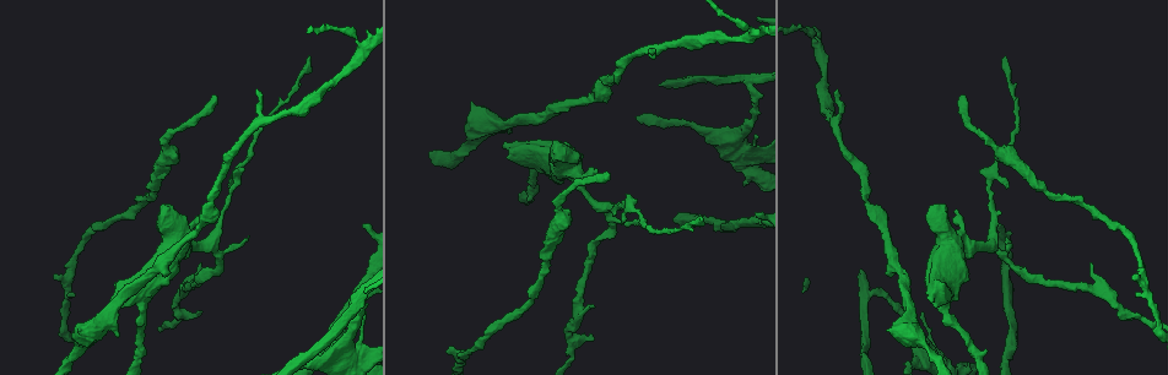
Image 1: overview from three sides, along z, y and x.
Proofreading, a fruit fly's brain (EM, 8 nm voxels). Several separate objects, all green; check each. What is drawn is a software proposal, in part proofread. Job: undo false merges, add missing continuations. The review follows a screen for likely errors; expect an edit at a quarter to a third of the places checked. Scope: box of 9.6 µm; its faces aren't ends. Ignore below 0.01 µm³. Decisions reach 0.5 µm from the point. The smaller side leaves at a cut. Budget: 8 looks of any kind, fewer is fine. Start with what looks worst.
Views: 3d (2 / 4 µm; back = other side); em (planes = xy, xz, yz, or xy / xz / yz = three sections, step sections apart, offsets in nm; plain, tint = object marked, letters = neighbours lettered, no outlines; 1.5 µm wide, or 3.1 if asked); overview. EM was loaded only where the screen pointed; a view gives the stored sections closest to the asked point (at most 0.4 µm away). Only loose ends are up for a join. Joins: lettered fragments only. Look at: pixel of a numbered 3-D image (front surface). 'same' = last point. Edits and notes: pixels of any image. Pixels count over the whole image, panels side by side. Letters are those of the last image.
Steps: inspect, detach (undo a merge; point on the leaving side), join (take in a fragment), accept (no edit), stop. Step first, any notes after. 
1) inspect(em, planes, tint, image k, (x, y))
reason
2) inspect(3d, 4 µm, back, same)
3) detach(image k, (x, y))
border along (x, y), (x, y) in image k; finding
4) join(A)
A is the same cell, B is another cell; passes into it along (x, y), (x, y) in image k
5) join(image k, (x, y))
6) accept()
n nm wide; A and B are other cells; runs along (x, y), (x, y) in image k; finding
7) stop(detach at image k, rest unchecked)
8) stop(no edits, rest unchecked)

inspect(em, planes, letters, image 1, (593, 339))
branch stops here

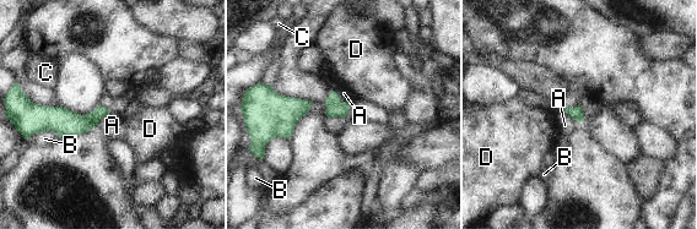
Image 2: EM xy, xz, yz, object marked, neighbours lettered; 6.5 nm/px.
accept()
A, B, C and D are other cells; runs along (106, 110), (88, 121), (36, 121) in image 2; no lettered fragment goes on from it

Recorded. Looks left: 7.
inspect(3d, 2 µm, image 1, (357, 291))
abrupt turn

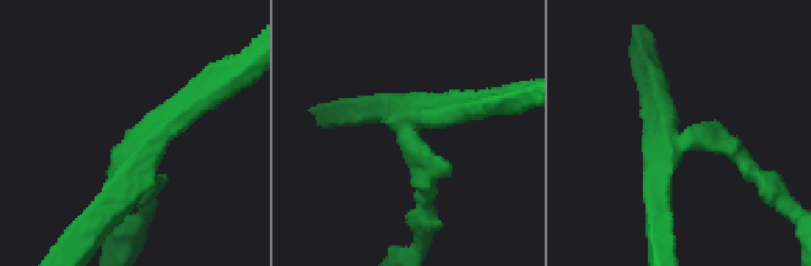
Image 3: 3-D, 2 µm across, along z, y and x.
inspect(em, planes, plain, image 3, (714, 140))
3 arms; arms of 180, 190, 260 nm; now the EM

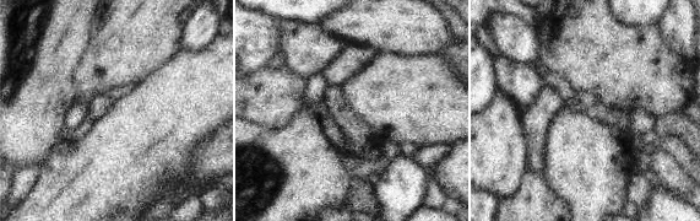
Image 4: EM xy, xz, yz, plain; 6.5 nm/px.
inspect(em, planes, letters, same)

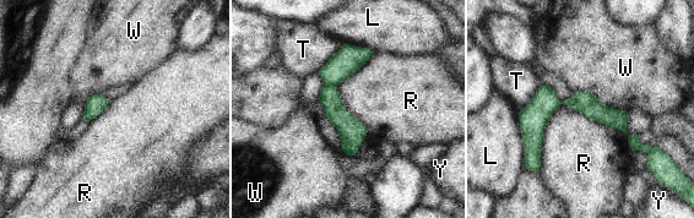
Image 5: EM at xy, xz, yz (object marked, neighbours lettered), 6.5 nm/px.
detach(image 5, (348, 59))
140 nm wide; L, R, T, W and Y are other cells; border along (336, 85), (325, 86) in image 5; two cells meet here

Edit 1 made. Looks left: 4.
inspect(3d, 2 µm, image 1, (652, 51))
thin end

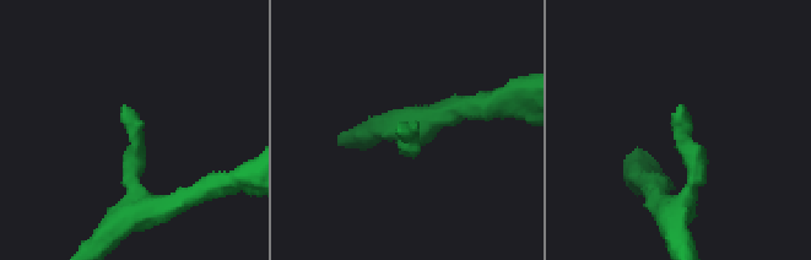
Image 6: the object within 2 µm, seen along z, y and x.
inspect(em, xy, step 4, letters, image 6, (400, 136))

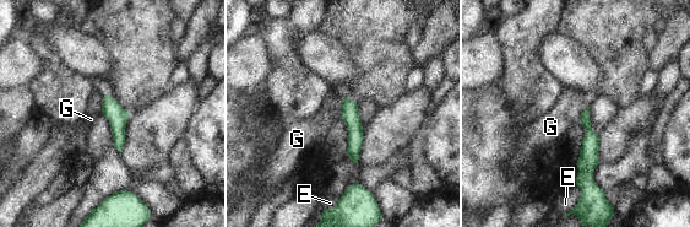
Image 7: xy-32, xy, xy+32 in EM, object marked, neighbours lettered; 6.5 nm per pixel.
inspect(em, planes, letters, same)

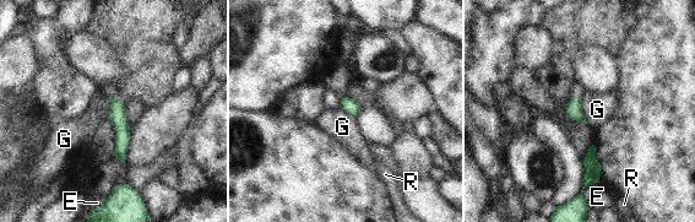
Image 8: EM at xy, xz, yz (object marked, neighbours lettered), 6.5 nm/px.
accept()
E, G and R are other cells; border along (114, 96), (108, 103), (107, 117) in image 8; none of them fits

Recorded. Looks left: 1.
stop(detach at image 5, rest unchecked)

